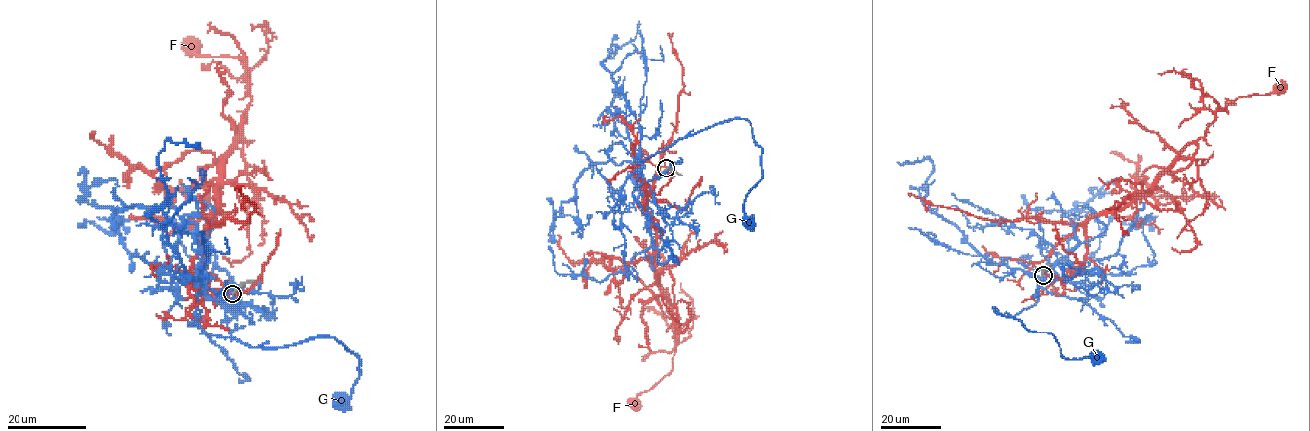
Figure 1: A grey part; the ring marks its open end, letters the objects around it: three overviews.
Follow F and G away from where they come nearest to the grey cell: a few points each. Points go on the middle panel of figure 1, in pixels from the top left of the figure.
F: (666, 169), (671, 179), (643, 211), (678, 337), (673, 369), (636, 406)
G: (666, 168), (646, 181), (636, 160), (702, 129), (746, 119), (761, 148), (762, 176), (743, 204), (746, 218)

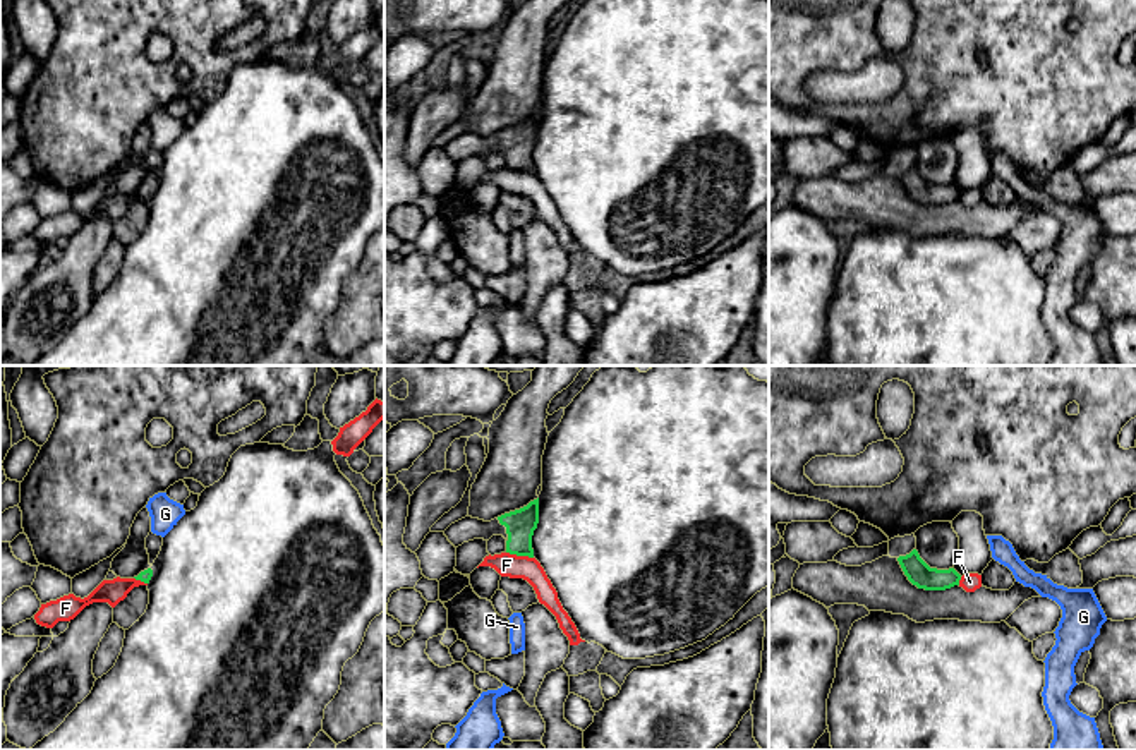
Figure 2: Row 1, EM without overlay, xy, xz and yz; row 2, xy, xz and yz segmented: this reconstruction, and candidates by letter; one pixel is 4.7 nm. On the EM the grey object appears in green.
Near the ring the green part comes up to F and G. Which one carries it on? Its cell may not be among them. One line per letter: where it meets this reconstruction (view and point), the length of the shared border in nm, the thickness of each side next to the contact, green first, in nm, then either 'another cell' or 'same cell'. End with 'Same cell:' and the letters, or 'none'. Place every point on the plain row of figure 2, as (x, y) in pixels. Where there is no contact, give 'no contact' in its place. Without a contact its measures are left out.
F: meets green in xz at (520, 170); contact 130 nm long; 140 nm thick on the green side, 110 nm on the other; another cell
G: no contact; another cell
Same cell: none

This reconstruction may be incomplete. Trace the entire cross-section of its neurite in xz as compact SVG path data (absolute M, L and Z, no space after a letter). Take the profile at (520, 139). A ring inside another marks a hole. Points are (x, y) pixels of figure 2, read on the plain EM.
M539 113L527 122L505 129L491 137L465 132L451 139L444 151L458 163L474 154L489 156L492 151L506 154L506 168L534 173L532 151L539 139Z

